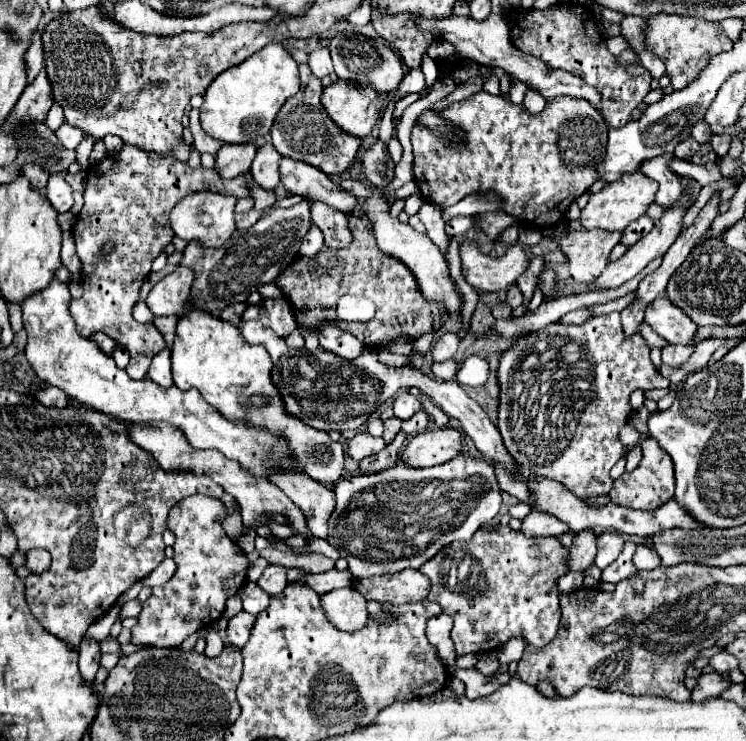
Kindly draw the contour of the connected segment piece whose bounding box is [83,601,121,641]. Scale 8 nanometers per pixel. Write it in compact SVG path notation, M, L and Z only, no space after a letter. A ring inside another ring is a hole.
M117 601L117 603L115 603L103 617L99 617L99 619L87 629L87 633L85 633L83 639L101 639L101 641L103 641L103 639L109 635L113 623L117 621L119 611L121 611L121 603Z

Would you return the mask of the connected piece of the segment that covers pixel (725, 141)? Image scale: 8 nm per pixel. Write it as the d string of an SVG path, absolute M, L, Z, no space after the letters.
M711 133L711 147L715 149L717 155L727 155L729 149L729 137L727 135L719 135L719 133Z

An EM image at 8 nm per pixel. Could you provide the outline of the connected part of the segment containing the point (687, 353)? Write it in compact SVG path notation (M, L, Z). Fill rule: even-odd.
M667 345L663 349L663 363L669 367L681 367L693 353L693 347L685 345Z

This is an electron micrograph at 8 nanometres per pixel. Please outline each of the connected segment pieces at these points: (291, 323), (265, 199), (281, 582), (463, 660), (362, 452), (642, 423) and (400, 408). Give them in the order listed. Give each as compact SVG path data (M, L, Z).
M263 299L255 305L247 305L241 321L261 321L265 327L271 327L279 337L287 337L297 329L293 311L289 311L289 301L285 299Z
M252 183L250 185L250 190L255 200L256 206L253 208L256 211L262 211L276 202L276 195L273 191L267 192L257 185L253 186Z
M269 565L267 571L259 577L257 585L267 593L267 595L277 595L285 589L287 577L285 577L285 567L281 565Z
M467 654L464 656L458 656L452 674L449 673L449 676L453 677L454 676L453 673L455 673L457 669L466 669L466 668L475 667L477 662L478 662L478 657L476 655Z
M361 431L361 433L357 433L357 435L349 441L349 455L351 455L355 461L361 461L361 459L367 457L367 455L379 453L383 447L385 447L383 437L373 437L373 435L369 435L367 431Z
M643 405L641 409L633 411L633 415L631 415L631 421L629 421L629 423L631 423L637 431L647 433L647 417L649 417L649 409Z
M401 391L399 397L393 401L393 409L395 409L395 415L405 421L421 409L421 401L415 395L411 395L409 391Z

